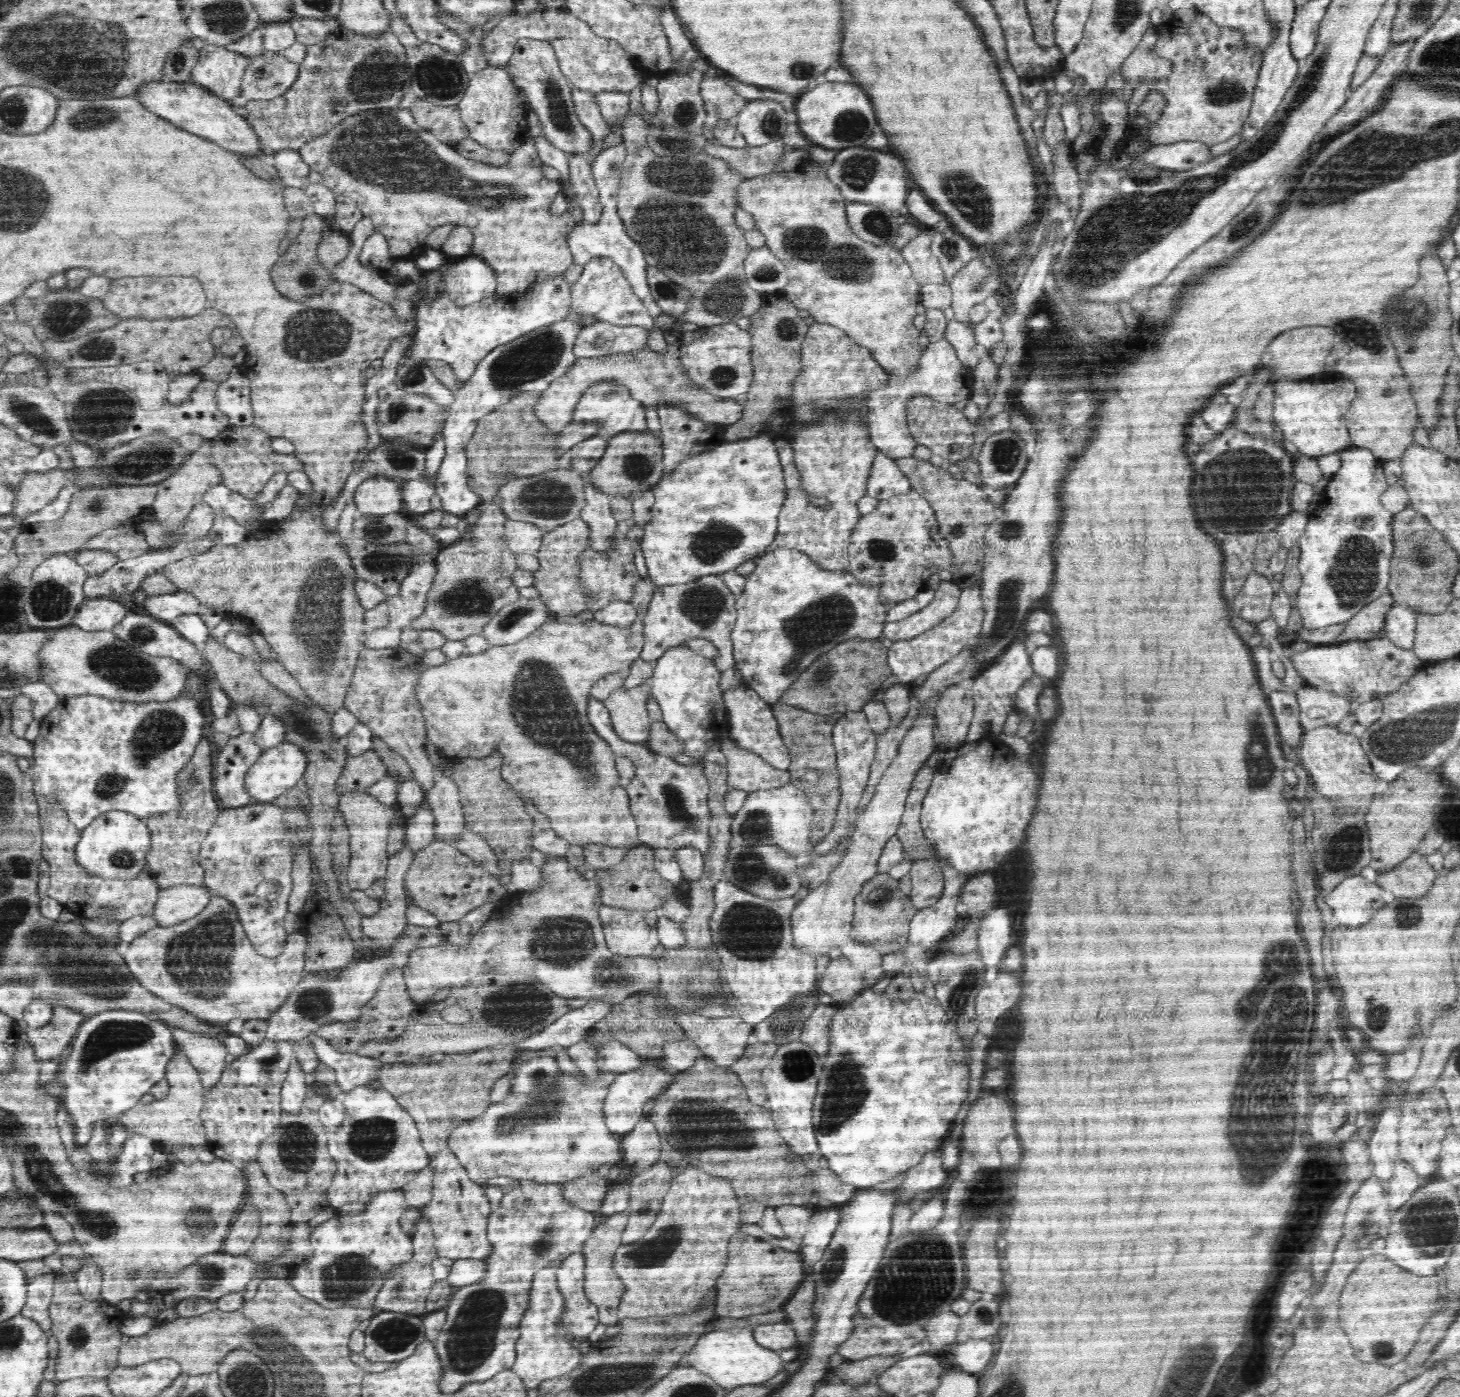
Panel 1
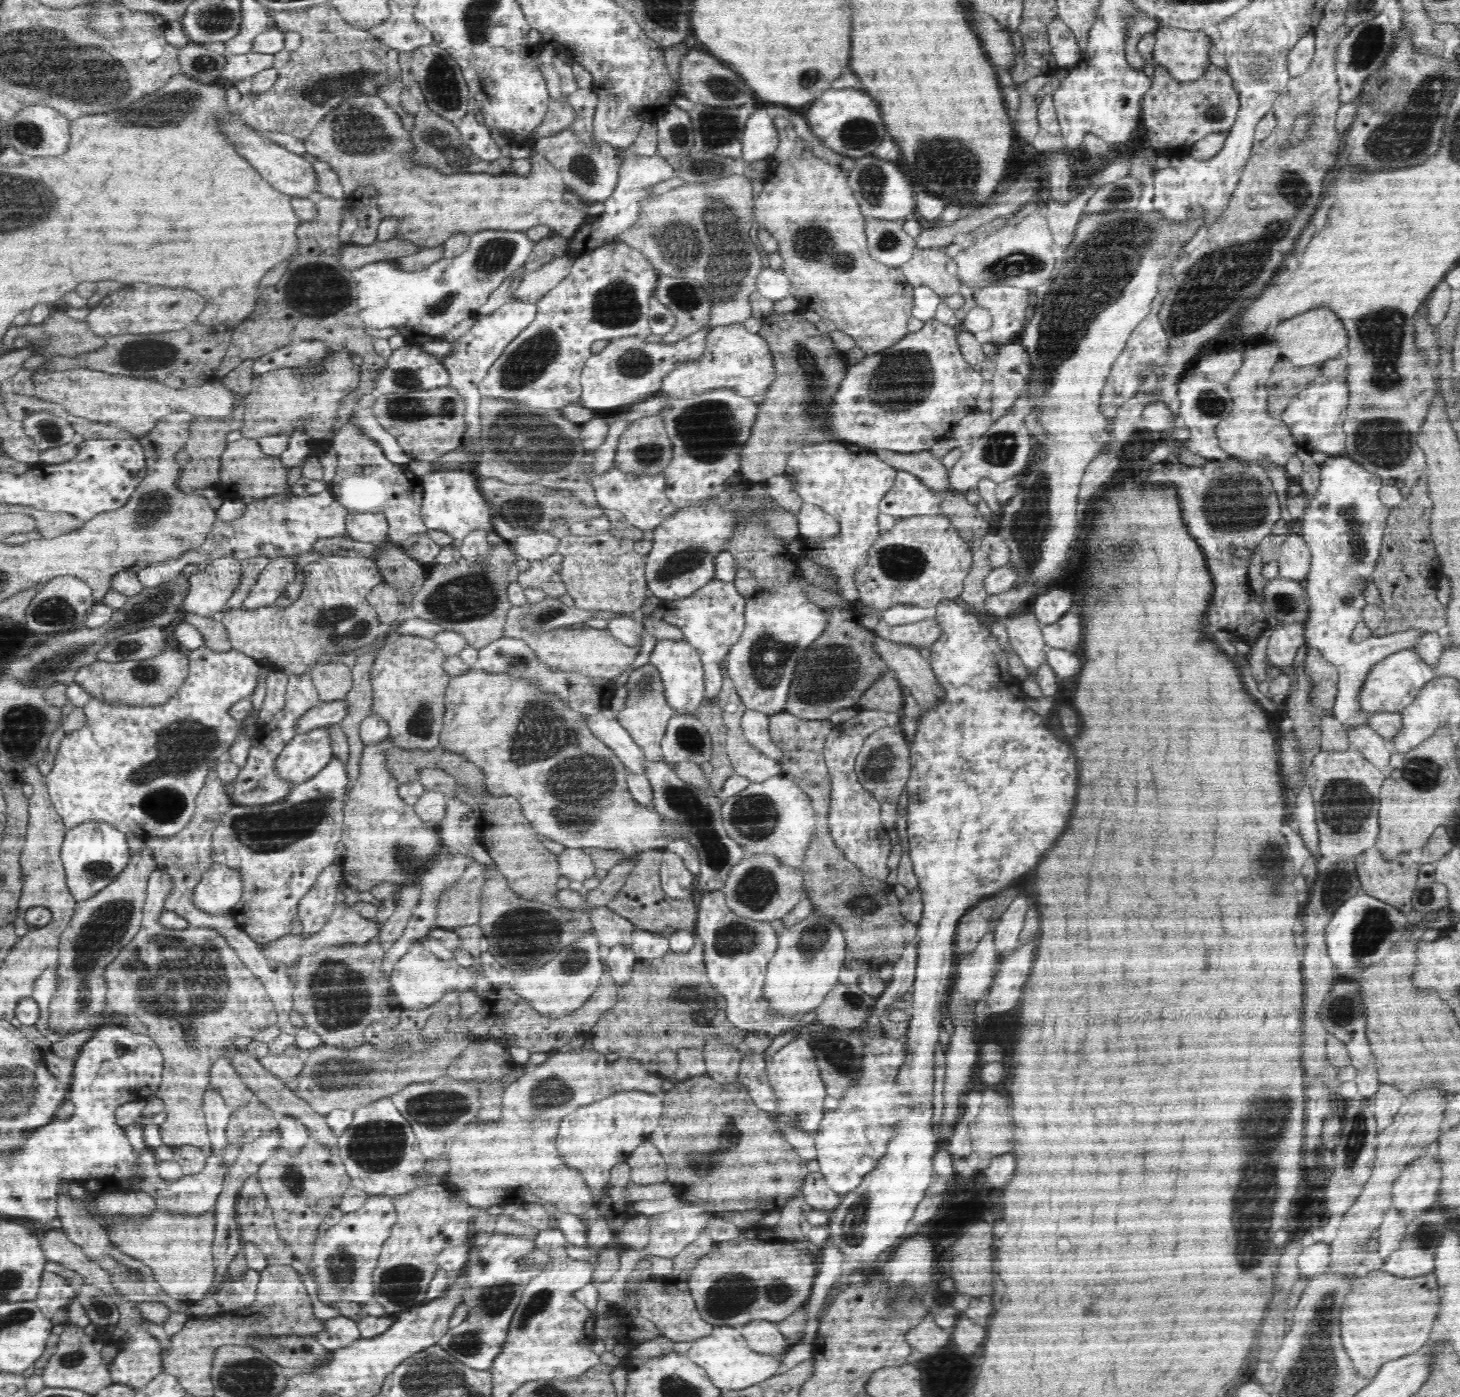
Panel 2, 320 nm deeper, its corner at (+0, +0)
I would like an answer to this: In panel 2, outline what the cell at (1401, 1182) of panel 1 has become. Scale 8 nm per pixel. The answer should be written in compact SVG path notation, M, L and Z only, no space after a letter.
M1390 1210L1384 1213L1384 1224L1381 1224L1375 1233L1378 1240L1378 1254L1382 1256L1382 1259L1386 1260L1394 1250L1400 1248L1400 1242L1404 1240L1404 1234L1406 1234L1406 1222L1402 1218L1402 1214L1398 1212L1390 1212Z

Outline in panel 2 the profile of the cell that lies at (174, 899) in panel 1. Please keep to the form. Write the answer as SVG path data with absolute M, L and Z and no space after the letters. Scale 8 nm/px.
M212 863L192 892L192 903L208 914L228 914L242 898L240 871Z

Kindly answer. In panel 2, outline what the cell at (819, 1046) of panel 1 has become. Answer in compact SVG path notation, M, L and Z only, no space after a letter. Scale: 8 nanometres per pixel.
M817 1021L804 1025L802 1028L792 1027L780 1035L772 1036L772 1039L774 1039L774 1044L786 1046L791 1040L798 1037L804 1037L810 1043L814 1056L818 1060L828 1096L834 1096L840 1100L844 1096L844 1092L848 1092L848 1088L852 1088L852 1084L856 1084L856 1080L860 1078L860 1068L862 1068L862 1060L864 1060L862 1058L864 1042L856 1034L852 1034L852 1031L848 1032L846 1028L832 1028L832 1026L826 1026Z

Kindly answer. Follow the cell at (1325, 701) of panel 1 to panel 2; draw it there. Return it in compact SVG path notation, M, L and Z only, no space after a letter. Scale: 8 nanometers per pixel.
M1356 724L1347 728L1351 748L1363 754L1378 770L1384 771L1389 765L1392 749L1383 736L1380 736L1369 724Z

